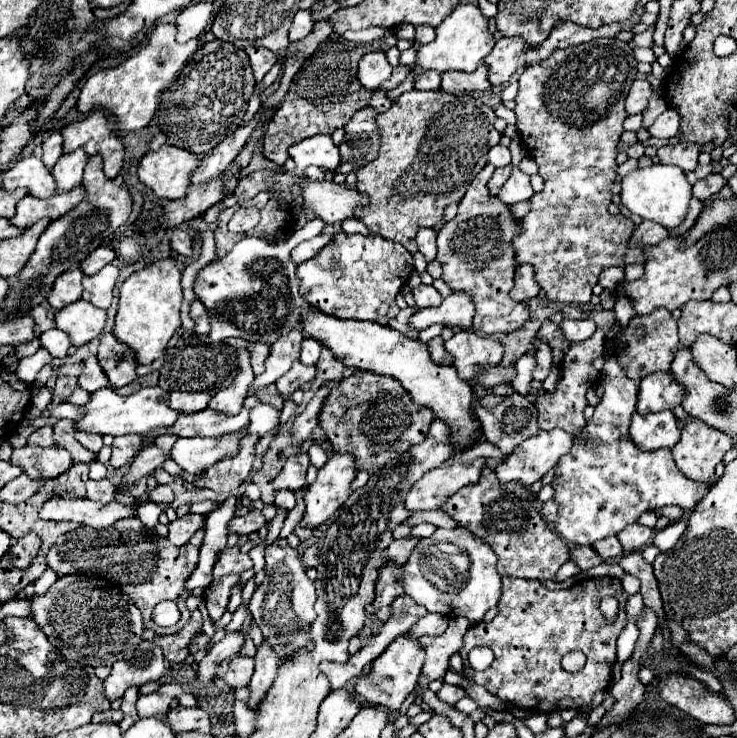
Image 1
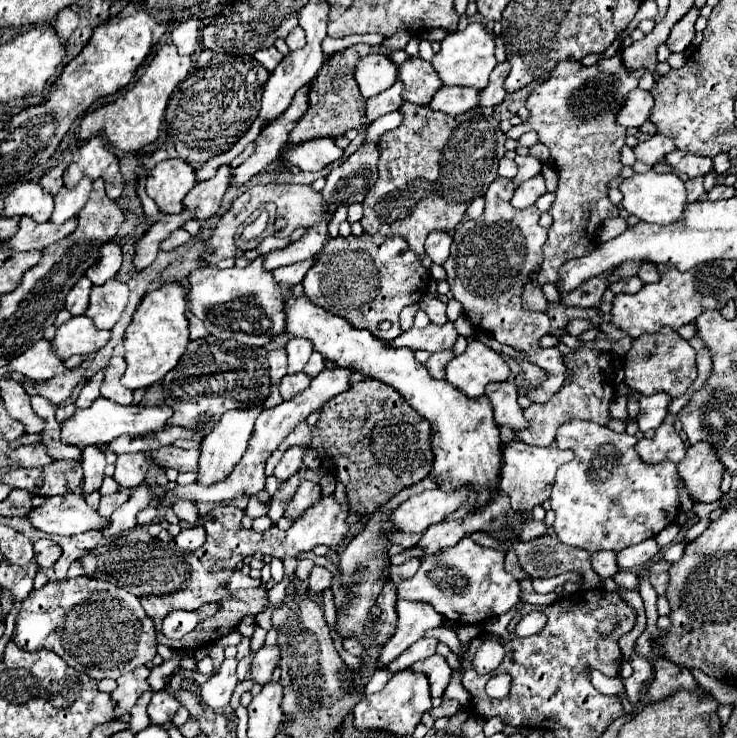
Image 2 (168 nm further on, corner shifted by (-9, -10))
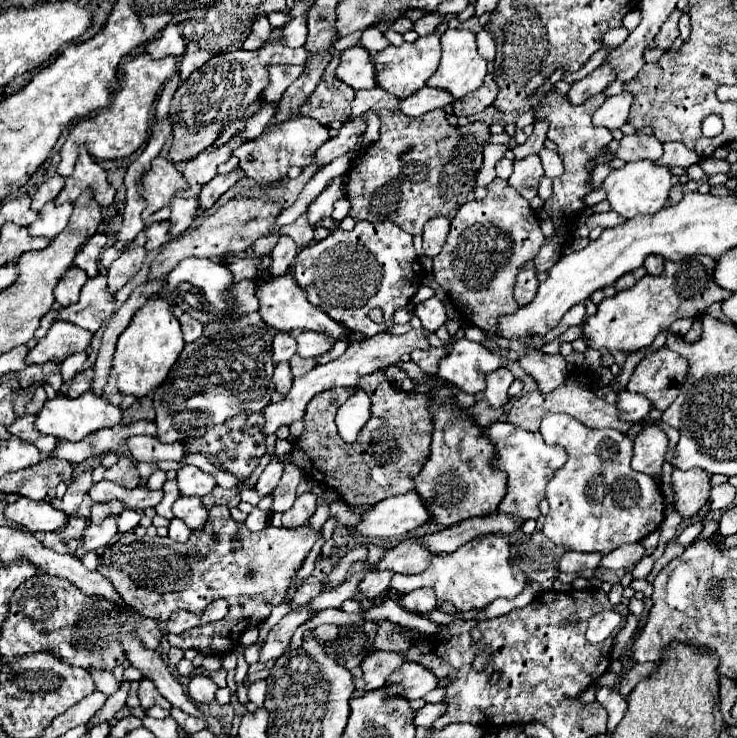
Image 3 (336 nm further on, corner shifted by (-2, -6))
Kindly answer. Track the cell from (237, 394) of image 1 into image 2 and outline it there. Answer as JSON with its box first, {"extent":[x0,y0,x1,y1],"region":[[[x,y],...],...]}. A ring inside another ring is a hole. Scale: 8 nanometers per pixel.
{"extent":[197,407,261,485],"region":[[[261,407],[249,409],[249,411],[227,411],[215,429],[201,441],[201,457],[199,457],[199,469],[197,469],[197,483],[201,485],[215,485],[225,481],[233,467],[241,461],[241,455],[245,453],[245,447],[253,435],[253,425],[257,415],[261,413]]]}

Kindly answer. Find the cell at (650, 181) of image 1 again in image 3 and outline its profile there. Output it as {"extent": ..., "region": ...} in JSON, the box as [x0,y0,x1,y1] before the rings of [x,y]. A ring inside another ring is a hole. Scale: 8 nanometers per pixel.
{"extent":[602,161,672,219],"region":[[[634,161],[626,163],[620,169],[614,169],[602,183],[602,187],[608,193],[608,201],[616,213],[620,213],[626,219],[632,219],[634,215],[654,215],[668,203],[668,193],[672,189],[668,167],[658,167],[654,161]]]}

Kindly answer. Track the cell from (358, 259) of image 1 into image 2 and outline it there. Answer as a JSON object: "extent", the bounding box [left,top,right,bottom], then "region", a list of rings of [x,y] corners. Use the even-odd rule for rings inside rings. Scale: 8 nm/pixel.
{"extent":[303,233,431,341],"region":[[[363,233],[361,237],[349,235],[349,237],[329,239],[327,245],[323,247],[323,251],[317,257],[317,263],[307,271],[307,275],[303,279],[303,291],[315,305],[323,307],[325,311],[329,311],[333,315],[339,315],[339,317],[347,319],[353,327],[367,329],[377,339],[391,341],[397,335],[401,335],[401,329],[399,329],[401,309],[421,301],[429,293],[429,281],[431,281],[429,271],[421,265],[419,257],[413,251],[409,251],[409,243],[401,235],[383,237],[383,235]],[[381,321],[391,321],[391,329],[381,331],[379,329]]]}

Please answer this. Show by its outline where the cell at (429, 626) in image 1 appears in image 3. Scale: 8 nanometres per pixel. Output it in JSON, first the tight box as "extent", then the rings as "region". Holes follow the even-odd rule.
{"extent":[362,651,404,689],"region":[[[372,651],[364,661],[362,661],[362,671],[364,671],[364,681],[366,689],[378,689],[386,683],[390,673],[404,663],[402,653],[392,653],[392,651]]]}

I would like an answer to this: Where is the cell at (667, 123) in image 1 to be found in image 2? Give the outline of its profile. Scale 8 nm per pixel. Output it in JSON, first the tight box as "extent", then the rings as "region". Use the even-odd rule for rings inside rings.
{"extent":[635,135,673,165],"region":[[[653,135],[649,141],[643,141],[643,143],[637,143],[635,145],[635,157],[637,161],[643,161],[647,165],[657,165],[663,155],[667,155],[669,151],[673,151],[673,141],[669,137],[661,137],[661,135]]]}

